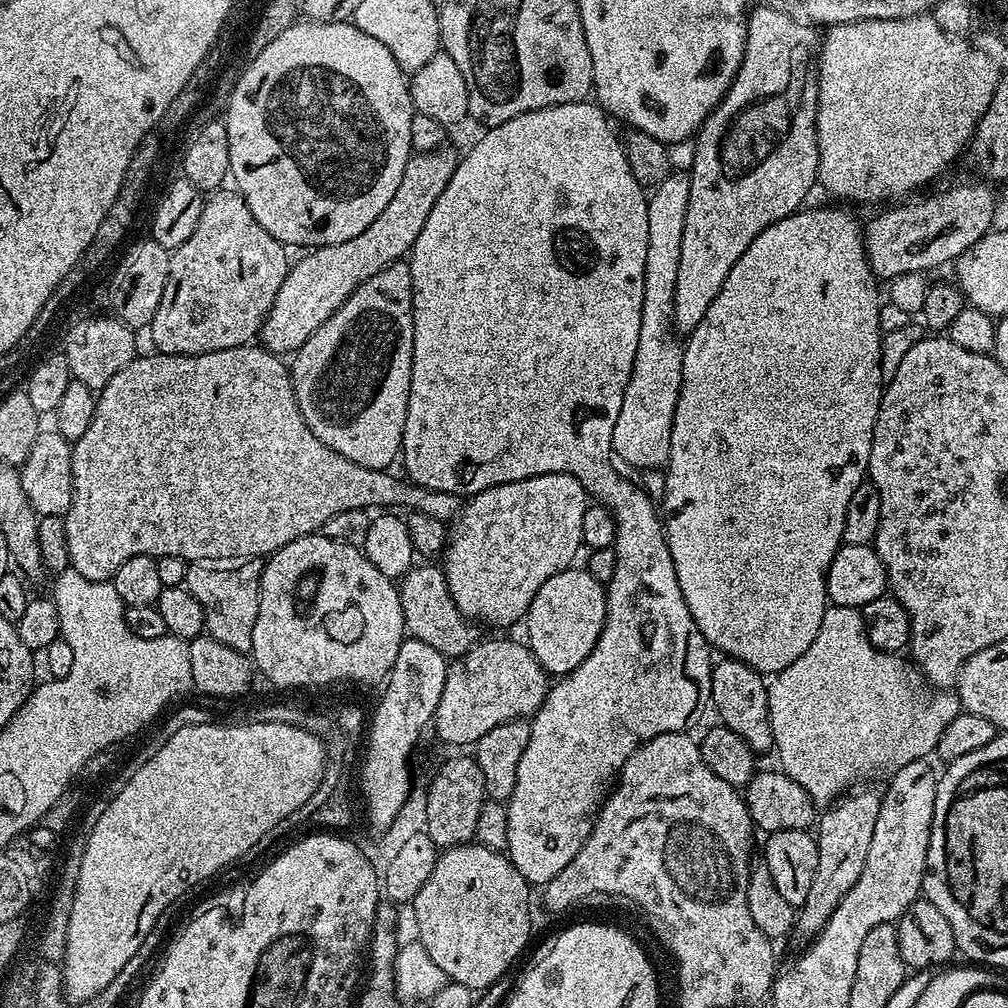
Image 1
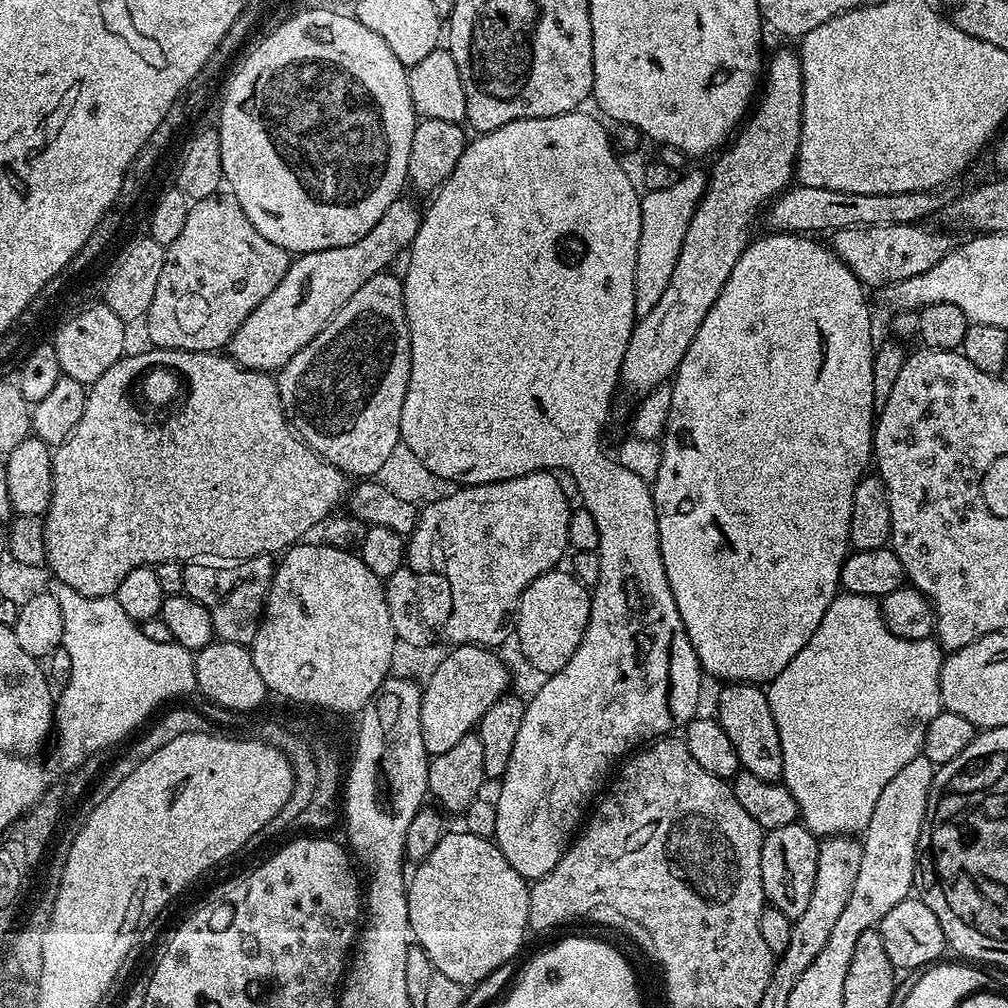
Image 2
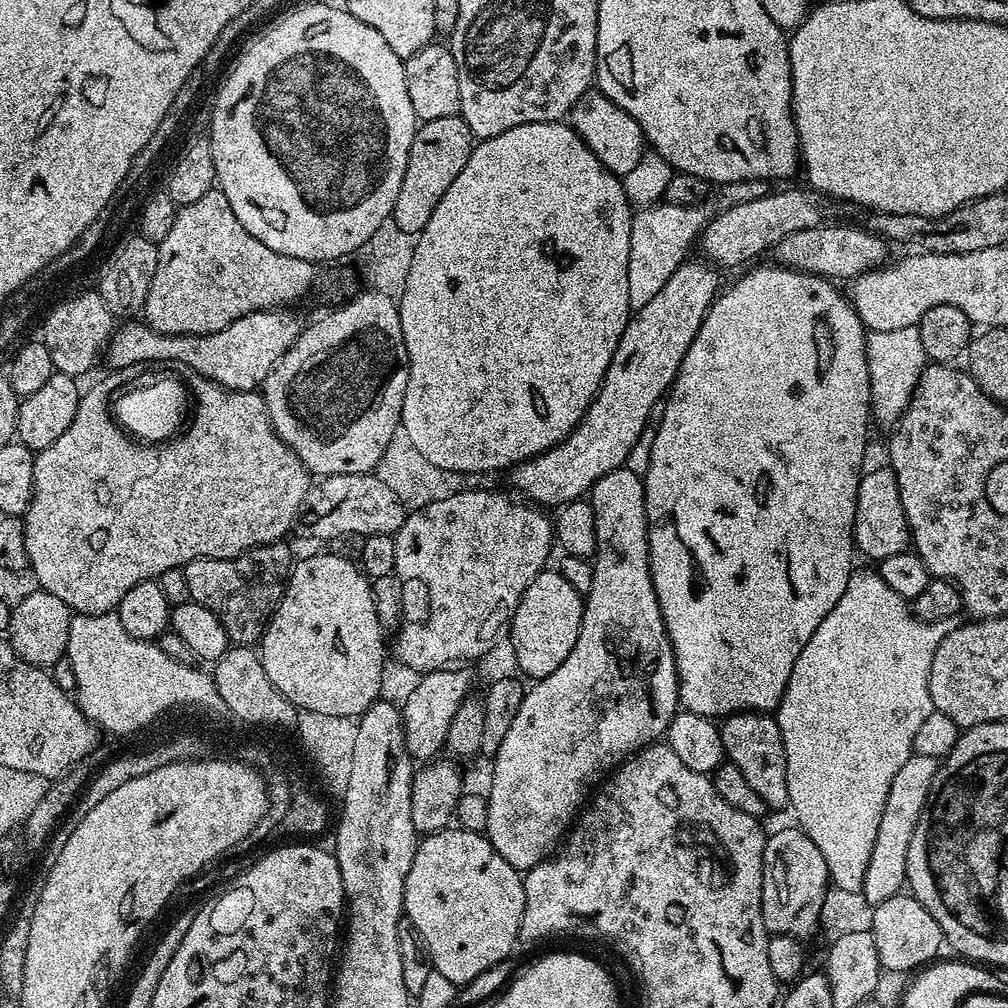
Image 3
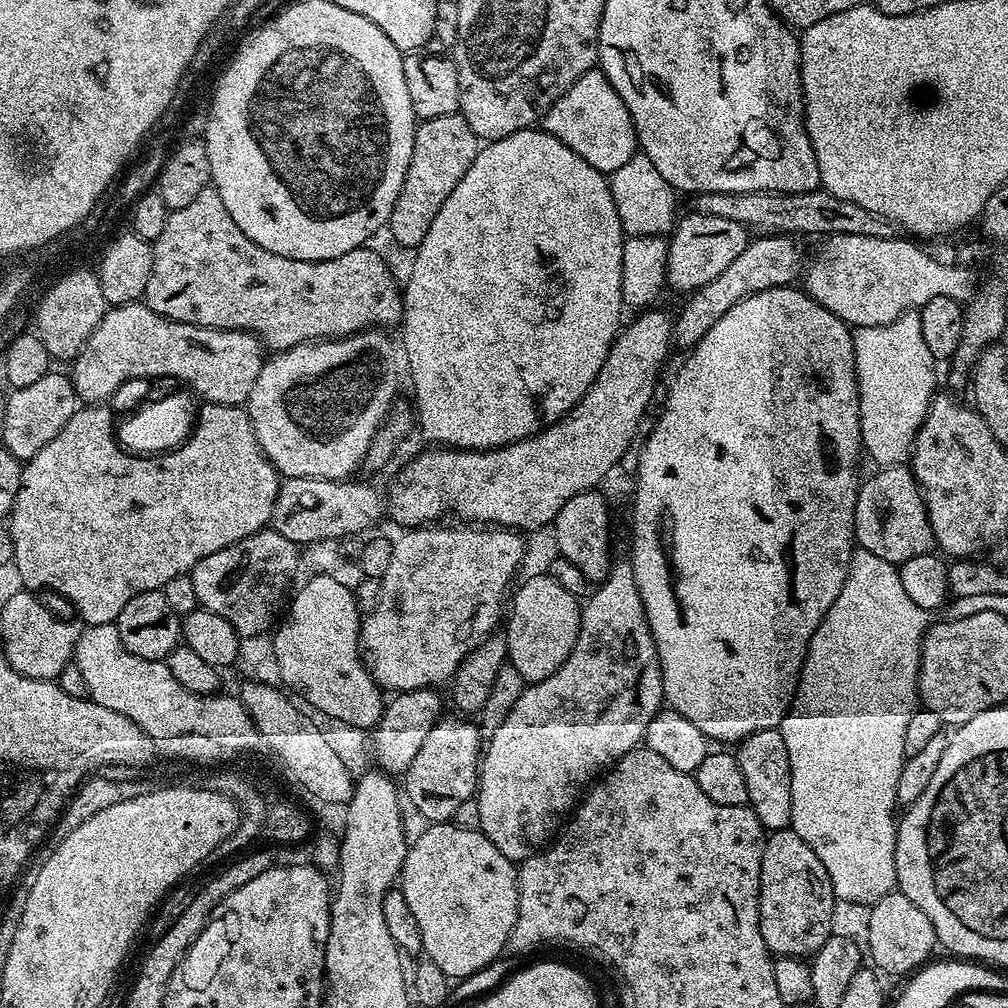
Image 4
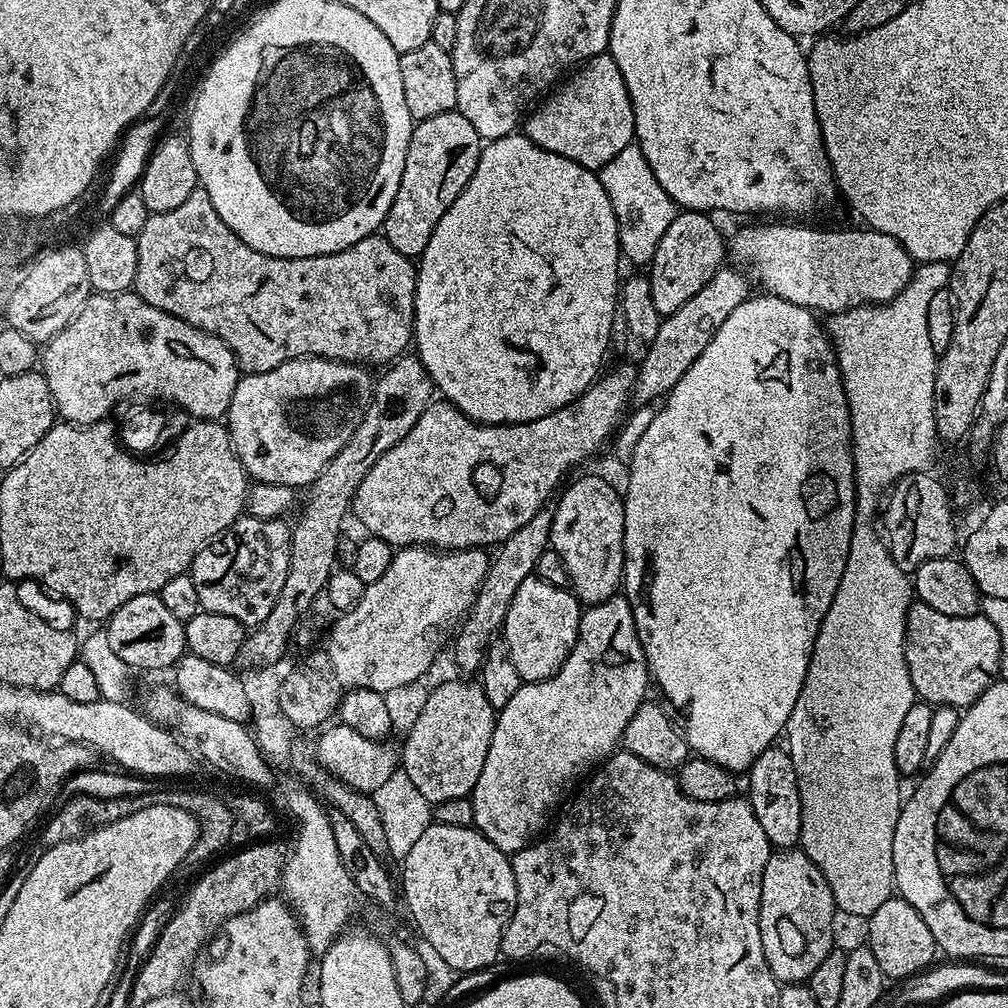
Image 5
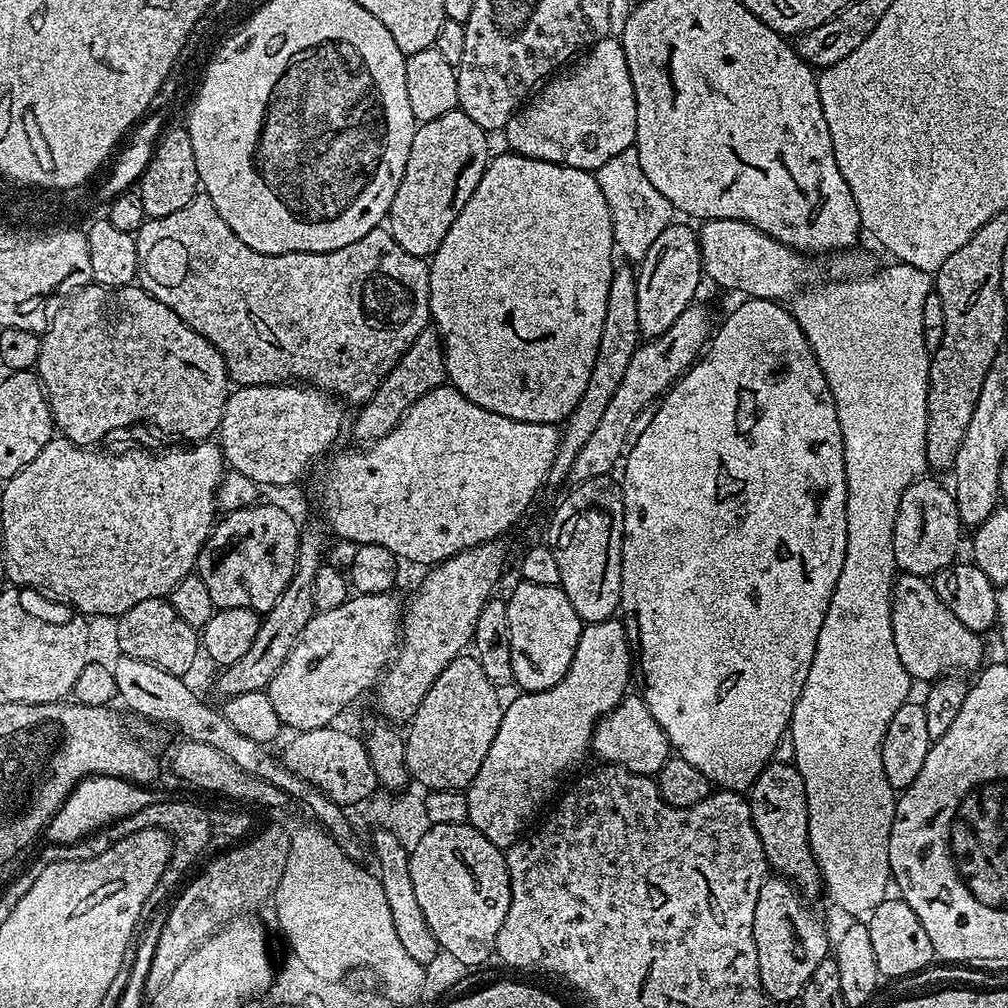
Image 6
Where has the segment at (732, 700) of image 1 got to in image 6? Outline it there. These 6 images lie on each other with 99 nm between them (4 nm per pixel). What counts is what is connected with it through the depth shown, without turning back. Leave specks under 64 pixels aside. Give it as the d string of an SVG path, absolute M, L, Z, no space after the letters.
M773 762L765 766L762 774L752 784L748 805L752 811L752 825L762 838L762 850L768 860L768 867L797 885L820 884L820 867L811 850L808 837L806 786L802 774L798 774L795 763L779 764Z

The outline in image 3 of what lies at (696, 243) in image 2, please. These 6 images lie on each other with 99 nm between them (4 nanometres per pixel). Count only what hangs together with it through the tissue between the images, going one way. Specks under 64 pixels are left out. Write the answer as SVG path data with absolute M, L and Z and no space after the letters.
M695 258L685 260L678 266L678 270L674 270L674 274L670 274L670 279L667 280L666 286L662 286L661 292L651 302L646 302L646 306L635 309L629 316L626 330L622 330L622 338L618 338L618 350L614 350L614 358L610 358L610 366L602 378L600 388L574 431L558 446L524 460L511 469L512 484L521 492L519 495L525 501L548 510L555 509L591 493L592 487L607 472L615 472L617 468L625 467L630 450L634 449L634 444L644 428L649 427L651 420L648 419L651 418L652 411L654 416L668 389L676 381L676 375L682 366L682 358L686 358L690 342L694 342L708 308L721 291L722 283L720 284L719 276L721 273L711 263L700 260Z

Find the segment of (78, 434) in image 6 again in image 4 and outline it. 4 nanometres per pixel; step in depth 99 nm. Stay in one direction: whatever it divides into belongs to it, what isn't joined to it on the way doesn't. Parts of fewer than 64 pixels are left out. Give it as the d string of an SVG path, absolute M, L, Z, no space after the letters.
M143 302L117 304L105 311L84 349L71 361L70 379L84 402L104 402L123 384L147 376L169 376L189 384L201 401L243 405L262 370L266 349L251 332L183 324L150 310Z

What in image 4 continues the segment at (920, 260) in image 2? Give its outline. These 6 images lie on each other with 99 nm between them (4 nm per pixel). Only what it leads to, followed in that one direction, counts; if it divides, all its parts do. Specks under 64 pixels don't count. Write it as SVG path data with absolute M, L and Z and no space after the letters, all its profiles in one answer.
M757 235L749 239L746 250L718 274L718 278L713 278L711 282L706 282L698 291L691 293L684 304L684 309L680 314L676 314L672 325L672 338L675 347L683 350L690 350L738 302L750 298L756 292L770 290L771 288L783 288L791 285L792 280L801 275L802 260L800 264L800 248L795 244L797 242L791 235L762 236Z

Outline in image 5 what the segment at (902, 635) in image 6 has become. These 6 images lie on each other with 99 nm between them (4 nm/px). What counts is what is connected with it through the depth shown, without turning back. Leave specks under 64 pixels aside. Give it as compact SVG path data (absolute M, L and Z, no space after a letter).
M913 602L906 618L904 653L917 697L933 706L968 708L1001 675L1000 632L984 614L947 616L931 606Z

